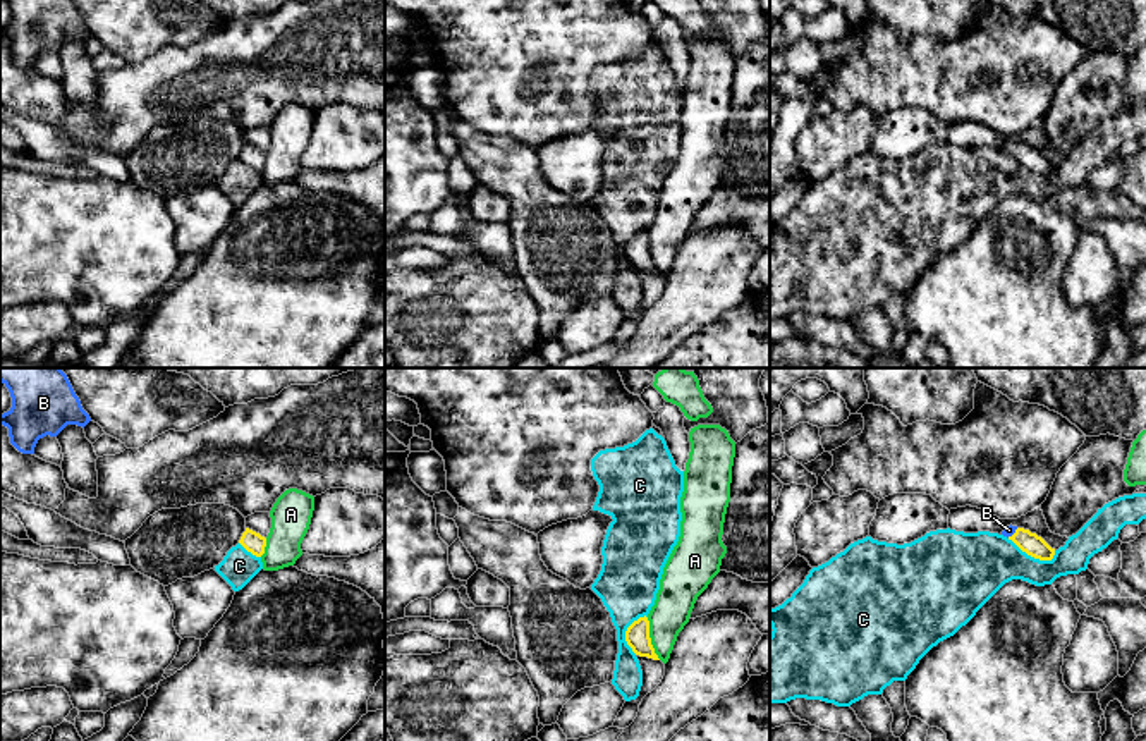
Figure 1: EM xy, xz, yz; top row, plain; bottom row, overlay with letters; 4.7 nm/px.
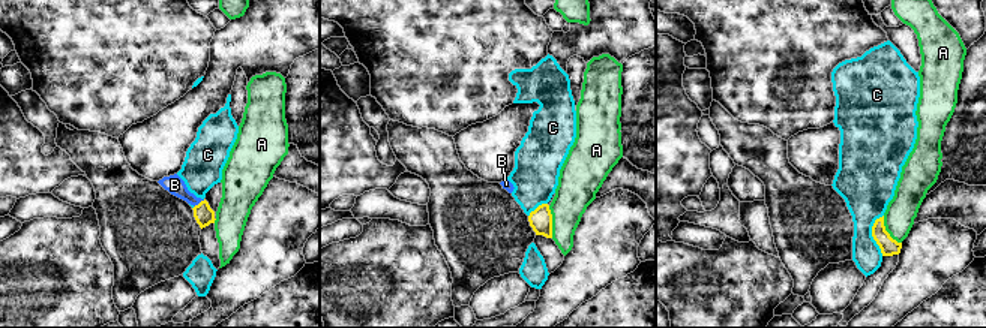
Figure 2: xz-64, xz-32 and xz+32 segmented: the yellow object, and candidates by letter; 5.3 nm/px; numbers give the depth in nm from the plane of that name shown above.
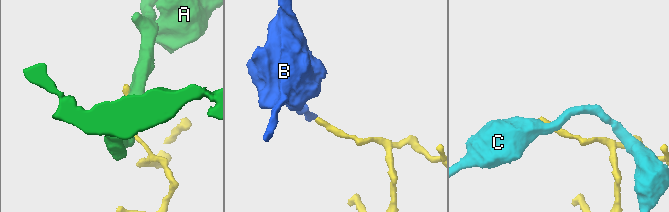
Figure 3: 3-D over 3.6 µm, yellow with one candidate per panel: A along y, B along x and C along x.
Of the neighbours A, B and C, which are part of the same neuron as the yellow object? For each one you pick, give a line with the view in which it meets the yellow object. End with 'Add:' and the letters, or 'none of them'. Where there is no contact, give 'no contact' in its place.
B: yz
Add: B

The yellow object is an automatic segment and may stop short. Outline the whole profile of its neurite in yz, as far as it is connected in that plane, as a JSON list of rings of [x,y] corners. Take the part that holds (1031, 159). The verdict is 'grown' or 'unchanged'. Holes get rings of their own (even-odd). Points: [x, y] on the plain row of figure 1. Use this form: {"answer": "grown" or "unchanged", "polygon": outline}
{"answer": "grown", "polygon": [[[1007,141],[1002,146],[1003,151],[1012,155],[1022,167],[1039,175],[1052,175],[1055,163],[1052,163],[1041,151],[1031,148],[1029,144]]]}

